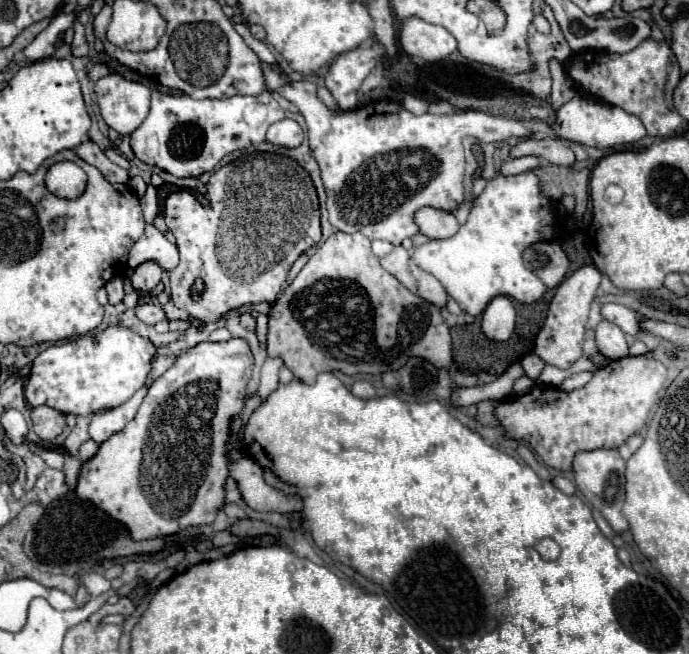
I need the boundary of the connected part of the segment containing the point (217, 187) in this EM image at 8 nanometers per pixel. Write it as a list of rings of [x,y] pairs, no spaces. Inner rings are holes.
[[[258,151],[246,153],[212,173],[208,181],[208,201],[210,209],[204,209],[190,191],[176,191],[166,199],[164,219],[174,233],[180,251],[180,263],[170,271],[172,301],[200,321],[216,321],[230,309],[240,309],[252,303],[274,303],[292,263],[306,249],[314,247],[322,235],[318,195],[308,171],[292,157]],[[198,277],[206,281],[206,295],[200,295],[196,301],[192,299],[192,285]]]

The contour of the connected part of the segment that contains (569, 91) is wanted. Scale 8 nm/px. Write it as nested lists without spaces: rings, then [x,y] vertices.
[[[550,61],[550,71],[552,71],[552,95],[550,95],[550,103],[552,107],[558,111],[564,103],[568,103],[574,95],[574,83],[570,79],[570,75],[566,73],[566,67],[560,65],[558,61]]]

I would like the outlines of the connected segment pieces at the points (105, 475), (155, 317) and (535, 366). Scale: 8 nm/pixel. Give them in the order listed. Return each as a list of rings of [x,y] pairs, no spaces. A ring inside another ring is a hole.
[[[232,337],[224,343],[200,343],[184,351],[176,363],[150,385],[136,417],[120,433],[104,441],[98,453],[82,465],[76,495],[92,501],[98,509],[124,523],[136,541],[174,535],[192,525],[210,525],[224,505],[224,483],[230,475],[230,461],[226,457],[228,423],[230,417],[238,415],[244,407],[252,367],[254,357],[250,345],[240,337]],[[210,381],[216,383],[216,389],[210,389]]]
[[[142,303],[142,305],[138,305],[134,311],[136,311],[136,317],[138,317],[140,321],[144,321],[146,325],[156,325],[158,321],[166,319],[164,309],[162,309],[160,305],[154,305],[154,303]]]
[[[534,353],[526,355],[520,363],[522,363],[522,367],[524,367],[526,375],[530,375],[530,379],[536,379],[536,377],[542,373],[542,369],[546,367],[546,363],[544,363],[538,355],[534,355]]]

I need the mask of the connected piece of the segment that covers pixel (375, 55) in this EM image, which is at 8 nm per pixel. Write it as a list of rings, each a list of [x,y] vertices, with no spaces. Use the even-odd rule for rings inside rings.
[[[374,45],[372,49],[354,49],[342,53],[324,73],[324,87],[332,93],[336,105],[340,109],[354,109],[358,105],[358,89],[366,75],[372,71],[376,61],[386,55],[382,45]]]

